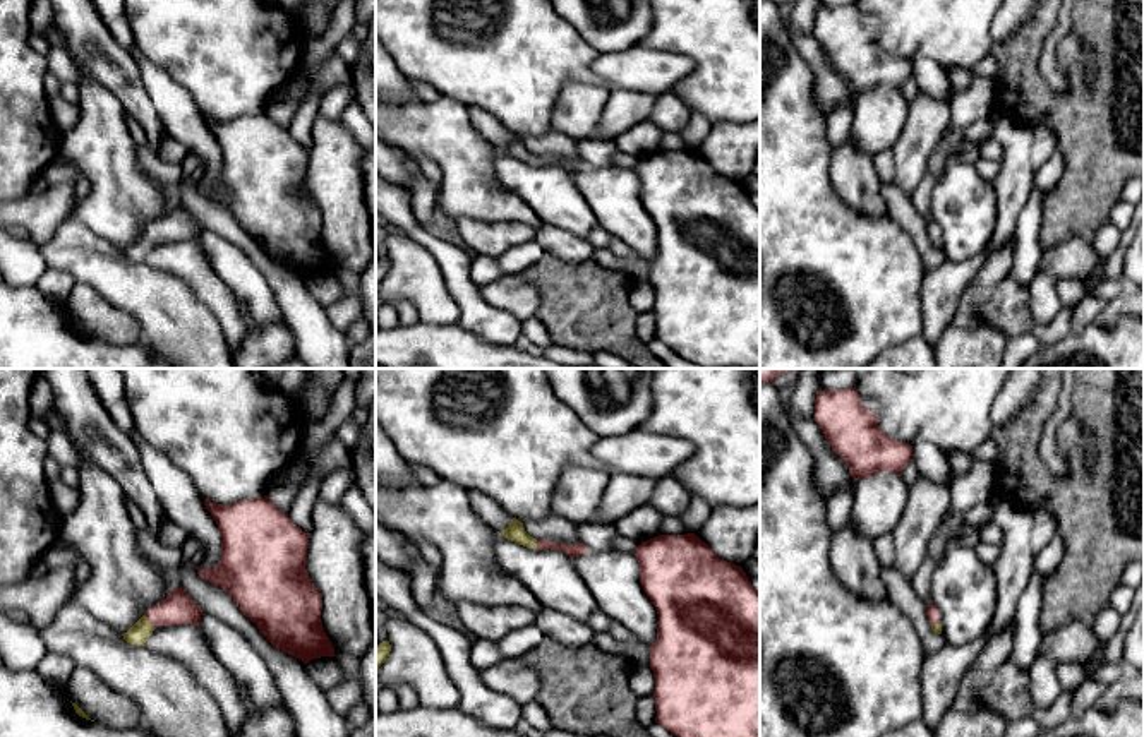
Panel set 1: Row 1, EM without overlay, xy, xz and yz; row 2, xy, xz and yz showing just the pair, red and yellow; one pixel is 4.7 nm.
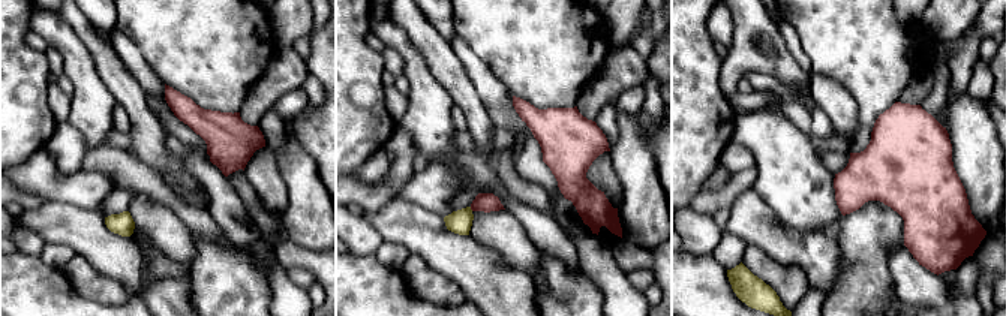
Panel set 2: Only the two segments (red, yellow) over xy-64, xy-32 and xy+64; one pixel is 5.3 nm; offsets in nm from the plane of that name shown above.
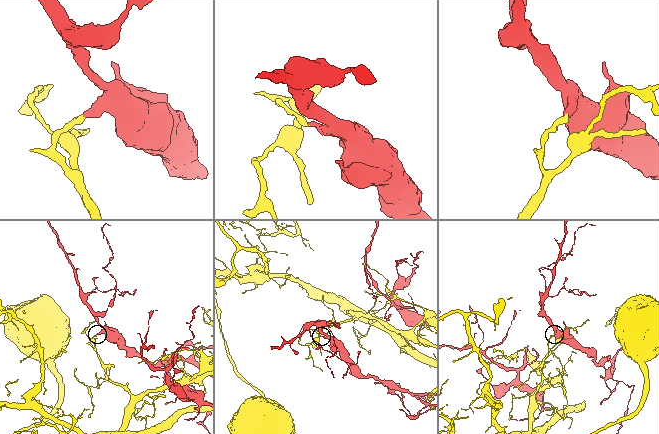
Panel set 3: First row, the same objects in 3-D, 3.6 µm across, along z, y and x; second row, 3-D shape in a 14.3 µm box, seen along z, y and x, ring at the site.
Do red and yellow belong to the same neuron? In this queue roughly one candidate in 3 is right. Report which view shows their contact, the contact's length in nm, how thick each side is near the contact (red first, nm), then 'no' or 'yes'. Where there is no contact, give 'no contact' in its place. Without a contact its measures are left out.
xy | 90 nm | 150/100 nm | no

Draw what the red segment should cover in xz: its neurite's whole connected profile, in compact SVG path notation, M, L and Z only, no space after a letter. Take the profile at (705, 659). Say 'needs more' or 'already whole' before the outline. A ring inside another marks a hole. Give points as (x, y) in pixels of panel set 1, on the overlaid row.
already whole | M695 533L659 535L635 548L640 564L640 583L659 614L657 639L650 646L650 668L655 674L655 722L676 737L760 737L760 593L751 586L741 566L713 554Z

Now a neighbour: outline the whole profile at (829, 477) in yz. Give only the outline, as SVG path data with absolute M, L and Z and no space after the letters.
M825 454L813 463L813 485L815 492L827 502L837 490L852 490L854 478L842 470L834 456Z

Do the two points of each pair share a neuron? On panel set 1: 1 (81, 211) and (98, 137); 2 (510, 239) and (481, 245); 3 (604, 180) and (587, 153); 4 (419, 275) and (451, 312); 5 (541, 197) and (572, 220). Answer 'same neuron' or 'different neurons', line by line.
1: same neuron
2: same neuron
3: different neurons
4: same neuron
5: same neuron

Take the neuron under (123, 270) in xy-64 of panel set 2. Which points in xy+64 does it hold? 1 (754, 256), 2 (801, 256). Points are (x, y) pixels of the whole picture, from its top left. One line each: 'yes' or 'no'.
1: no
2: yes

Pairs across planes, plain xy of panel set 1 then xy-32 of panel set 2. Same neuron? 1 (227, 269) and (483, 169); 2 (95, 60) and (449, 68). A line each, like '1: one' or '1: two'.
1: one
2: one

